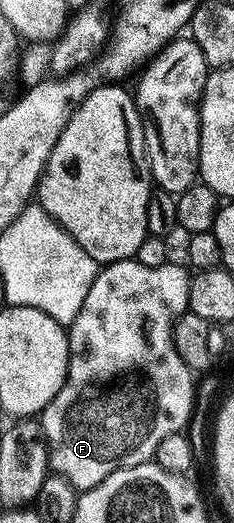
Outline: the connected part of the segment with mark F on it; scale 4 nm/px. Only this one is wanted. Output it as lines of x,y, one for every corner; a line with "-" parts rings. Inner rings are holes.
135,258
132,260
120,260
114,264
106,264
98,271
95,282
91,282
91,290
87,290
87,299
83,301
83,307
79,314
75,314
75,322
68,325
69,333
69,373
55,398
40,413
39,423
45,441
45,447
49,449
49,467
56,475
66,479
76,490
94,488
103,478
107,478
115,470
130,468
136,464
150,463
157,455
159,442
167,438
167,434
185,432
189,426
189,420
193,417
193,401
195,399
195,387
193,380
195,373
186,366
183,358
179,358
179,350
175,350
173,341
173,324
187,311
189,307
189,281
191,272
188,267
167,262
163,266
143,266

